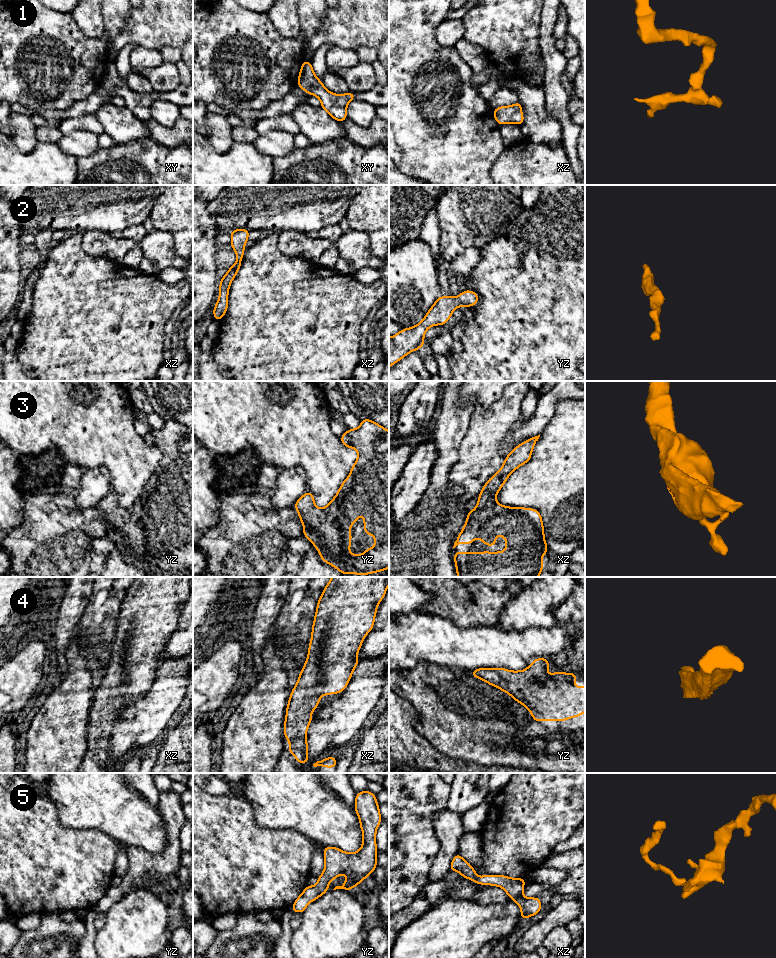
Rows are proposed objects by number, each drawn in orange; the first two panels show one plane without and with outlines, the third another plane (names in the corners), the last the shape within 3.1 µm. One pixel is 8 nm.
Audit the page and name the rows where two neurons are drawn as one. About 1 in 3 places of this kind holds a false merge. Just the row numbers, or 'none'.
none

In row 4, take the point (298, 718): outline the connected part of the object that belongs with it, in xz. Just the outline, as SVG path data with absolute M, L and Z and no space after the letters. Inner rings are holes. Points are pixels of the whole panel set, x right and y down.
M332 577L324 588L316 608L308 657L286 708L284 738L289 740L289 753L296 757L298 764L309 761L306 732L313 718L310 712L317 709L322 695L338 694L347 687L359 663L356 656L365 636L373 629L378 604L384 598L388 585L389 577Z

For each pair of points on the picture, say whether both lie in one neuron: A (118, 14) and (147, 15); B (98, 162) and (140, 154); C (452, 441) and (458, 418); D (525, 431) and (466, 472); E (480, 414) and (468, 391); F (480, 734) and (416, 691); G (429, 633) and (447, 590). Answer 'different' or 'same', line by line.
A: different
B: same
C: same
D: different
E: different
F: same
G: different

